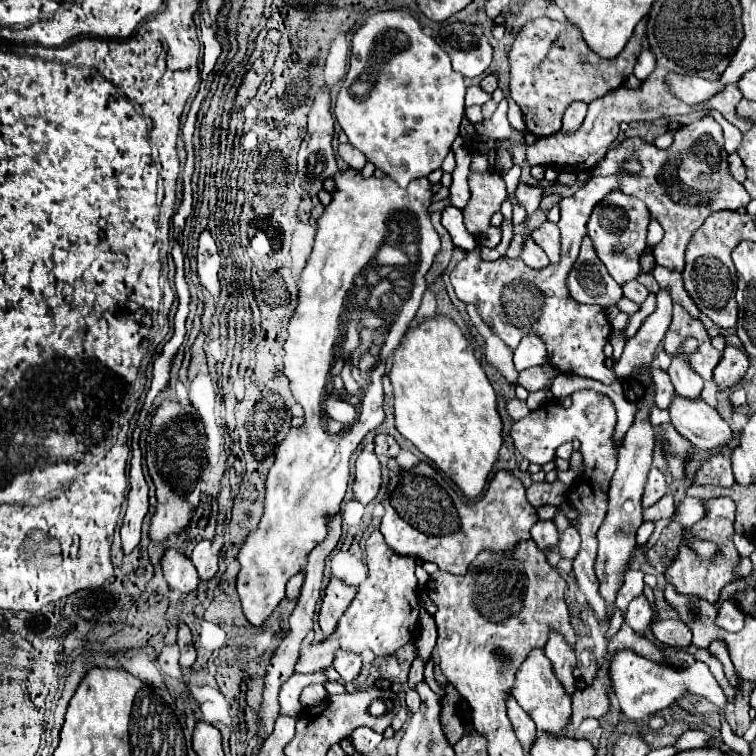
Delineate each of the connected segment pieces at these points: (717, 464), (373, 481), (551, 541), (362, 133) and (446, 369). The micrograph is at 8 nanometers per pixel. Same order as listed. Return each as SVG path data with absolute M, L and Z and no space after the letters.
M712 456L708 462L702 464L702 468L692 478L694 484L716 484L716 486L732 486L732 466L730 460L724 456Z
M360 452L356 460L354 498L366 506L376 498L380 484L382 484L382 472L380 472L378 456L374 452Z
M538 520L538 522L532 526L532 540L536 542L536 546L540 546L542 552L554 550L554 548L558 546L558 530L556 530L554 522Z
M388 10L372 14L352 36L350 68L342 82L334 112L350 144L388 178L398 182L398 186L408 186L410 180L424 178L442 166L458 136L460 120L464 116L464 96L464 78L452 70L448 54L434 42L434 38L422 32L410 12Z
M436 316L434 320L422 322L410 330L404 336L402 346L394 352L390 380L394 386L396 430L444 474L448 474L466 498L478 498L488 482L488 474L492 472L502 446L502 420L496 412L496 392L490 386L476 354L468 348L468 340L460 328L448 318Z

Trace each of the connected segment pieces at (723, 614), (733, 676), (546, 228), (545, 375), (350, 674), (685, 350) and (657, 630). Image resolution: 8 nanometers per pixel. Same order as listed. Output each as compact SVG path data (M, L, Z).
M726 602L720 610L718 610L718 618L716 624L722 626L728 632L740 632L744 626L744 614L740 614L740 610L734 606L734 602Z
M712 642L712 644L708 646L708 650L710 650L712 656L716 656L716 658L722 662L728 682L730 682L734 688L738 688L738 686L740 686L740 678L738 678L738 674L736 674L736 670L734 670L734 664L732 664L730 656L728 656L726 644L724 644L724 642Z
M544 222L538 230L532 232L532 240L545 251L550 263L560 260L560 232L556 224Z
M544 364L544 366L534 366L534 368L528 368L528 370L522 370L520 376L518 376L517 384L528 390L528 392L536 392L536 390L542 390L550 384L552 378L556 378L560 372L556 372L550 364Z
M338 650L332 666L334 666L336 672L342 676L342 680L348 684L348 682L352 682L354 678L358 678L360 668L362 668L362 658L360 658L360 654L356 654L356 652Z
M688 338L682 346L682 354L672 358L672 364L668 368L668 376L676 388L676 396L682 396L688 400L700 398L700 392L704 386L704 380L696 372L692 372L688 364L688 356L692 354L692 350L696 350L696 346L698 344L692 338Z
M652 618L650 630L656 640L660 640L668 646L690 646L690 642L692 642L692 632L688 630L688 626L674 618L666 618L666 620Z

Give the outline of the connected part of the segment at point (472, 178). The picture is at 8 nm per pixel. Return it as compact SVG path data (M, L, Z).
M496 170L468 174L470 200L464 212L464 226L472 236L482 236L490 228L490 218L500 210L502 202L508 198L506 184Z

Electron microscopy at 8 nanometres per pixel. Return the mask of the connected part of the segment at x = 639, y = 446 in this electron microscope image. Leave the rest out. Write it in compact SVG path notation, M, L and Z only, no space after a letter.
M646 386L646 396L640 402L636 422L632 424L632 428L624 436L622 446L618 448L618 466L616 466L616 472L612 476L610 490L608 490L608 514L598 530L598 556L596 556L594 572L596 572L596 578L600 582L600 596L606 602L608 618L614 614L614 600L616 600L620 586L624 584L624 574L628 570L630 554L636 548L636 530L642 524L640 498L644 492L648 470L652 466L652 450L654 450L654 430L652 430L650 422L646 420L648 410L650 410L650 402L654 398L652 392L654 392L654 388Z

